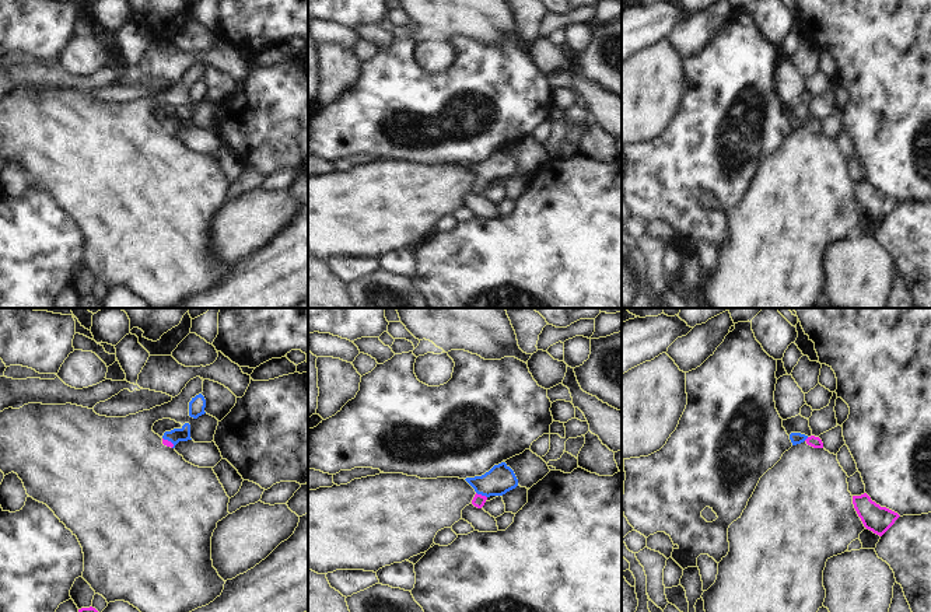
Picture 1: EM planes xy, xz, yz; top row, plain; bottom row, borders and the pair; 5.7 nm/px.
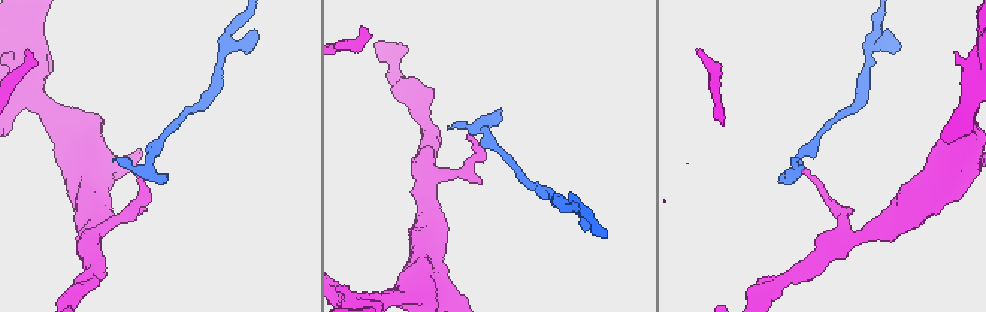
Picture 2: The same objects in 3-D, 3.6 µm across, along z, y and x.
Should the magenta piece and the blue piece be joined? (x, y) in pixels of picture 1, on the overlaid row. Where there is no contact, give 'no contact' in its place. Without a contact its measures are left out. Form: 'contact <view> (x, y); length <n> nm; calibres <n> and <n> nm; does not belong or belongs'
contact xz (480, 495); length 70 nm; calibres 70 and 160 nm; belongs

